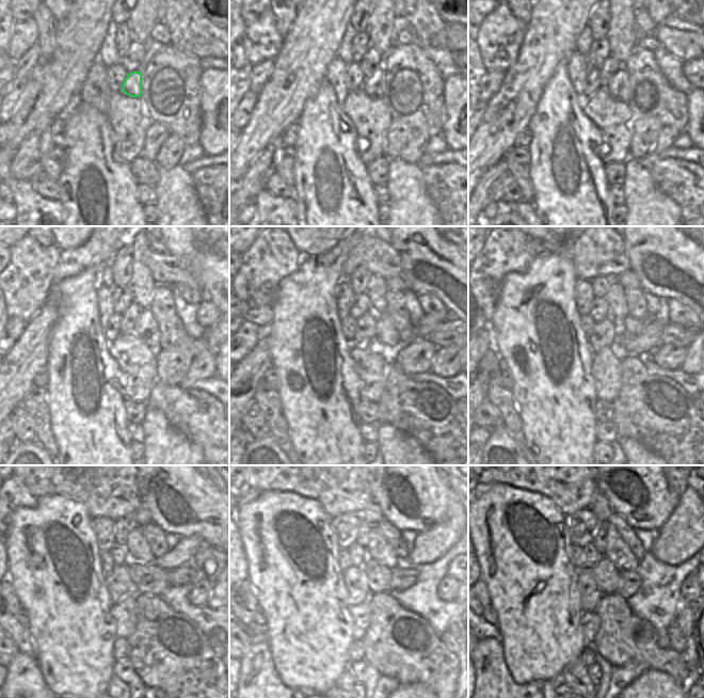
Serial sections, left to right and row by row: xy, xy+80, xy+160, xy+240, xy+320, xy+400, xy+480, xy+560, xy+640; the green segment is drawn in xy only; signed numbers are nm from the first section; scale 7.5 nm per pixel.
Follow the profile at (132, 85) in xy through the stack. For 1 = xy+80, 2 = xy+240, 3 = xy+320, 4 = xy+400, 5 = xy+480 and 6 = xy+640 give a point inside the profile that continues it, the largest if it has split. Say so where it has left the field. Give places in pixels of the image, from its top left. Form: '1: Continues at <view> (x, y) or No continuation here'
1: Continues at xy+80 (373, 85)
2: Continues at xy+240 (146, 328)
3: Continues at xy+320 (385, 332)
4: Continues at xy+400 (630, 324)
5: Continues at xy+480 (188, 546)
6: Continues at xy+640 (685, 534)

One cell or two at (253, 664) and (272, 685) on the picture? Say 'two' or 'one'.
one

